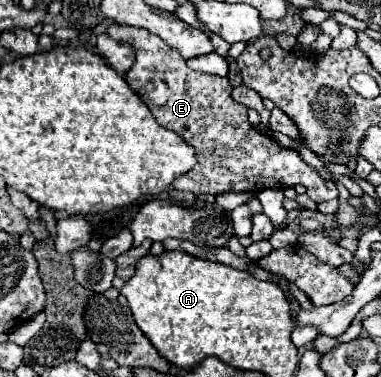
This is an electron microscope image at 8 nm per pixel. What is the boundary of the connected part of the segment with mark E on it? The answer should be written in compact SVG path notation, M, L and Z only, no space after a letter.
M112 23L108 35L116 41L130 43L136 51L136 61L126 73L126 83L132 91L148 103L156 121L162 127L178 133L196 149L198 163L172 187L178 191L190 191L194 195L208 193L260 193L260 189L284 189L304 185L308 197L316 203L338 197L334 181L324 179L314 167L310 167L296 149L286 149L270 135L260 133L248 123L246 107L232 99L232 85L226 77L194 71L186 65L186 59L160 37L144 29Z

